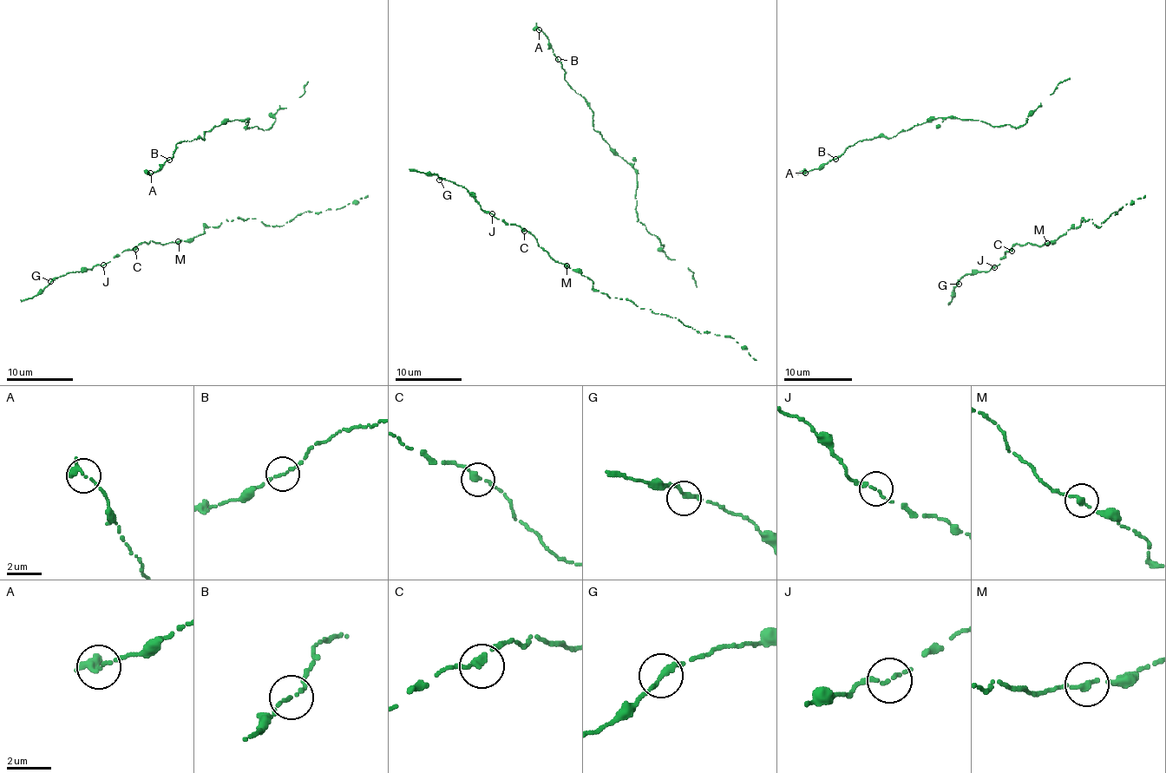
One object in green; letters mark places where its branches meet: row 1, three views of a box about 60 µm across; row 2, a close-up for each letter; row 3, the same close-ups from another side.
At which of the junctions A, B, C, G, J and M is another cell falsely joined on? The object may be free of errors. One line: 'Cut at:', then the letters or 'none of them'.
Cut at: none of them

